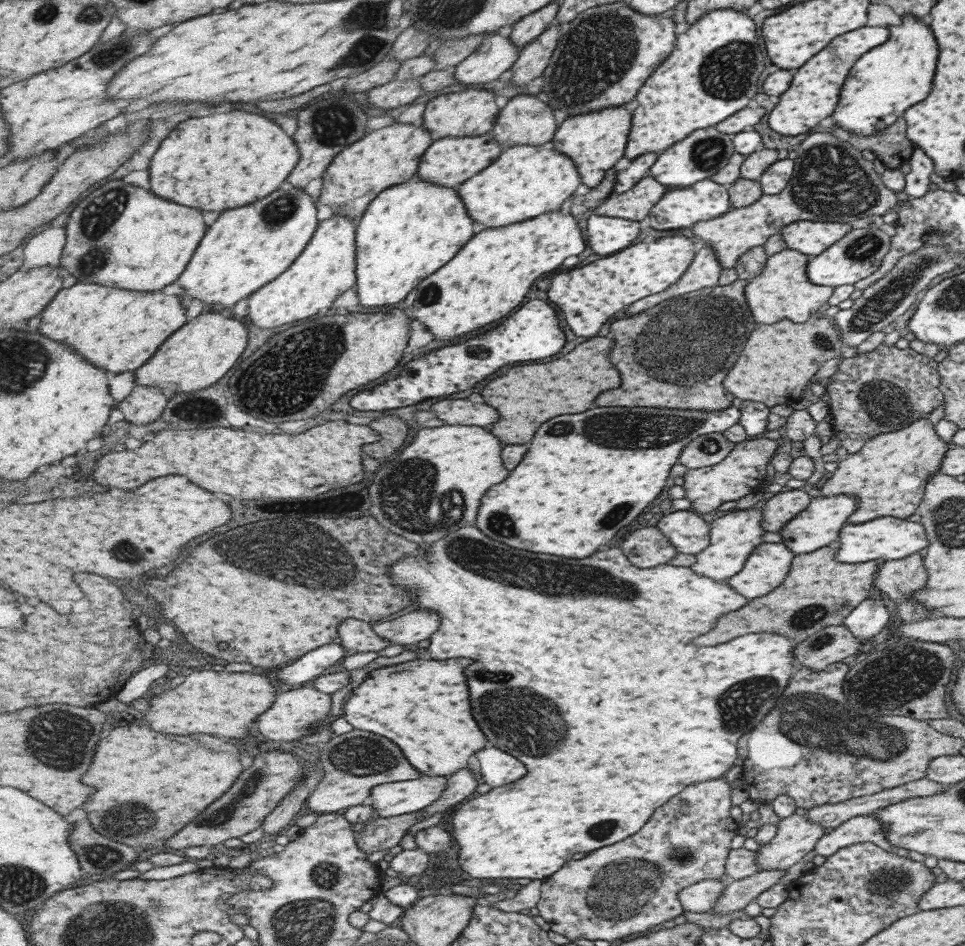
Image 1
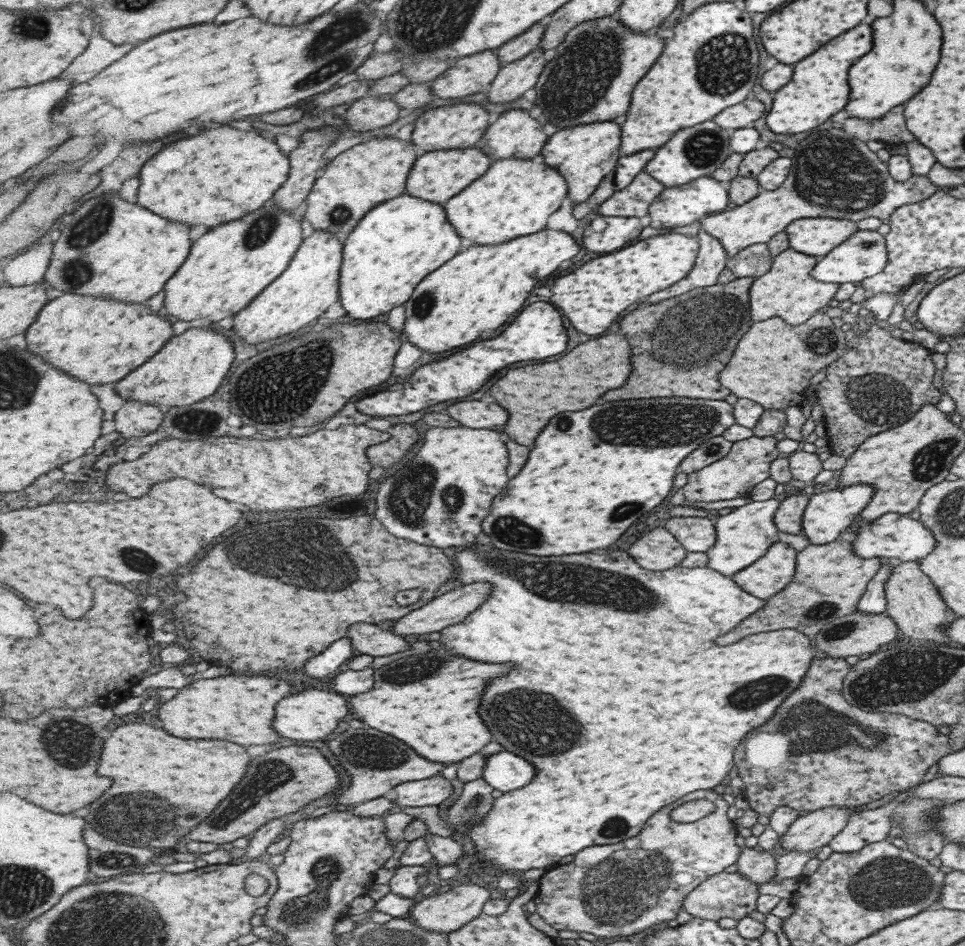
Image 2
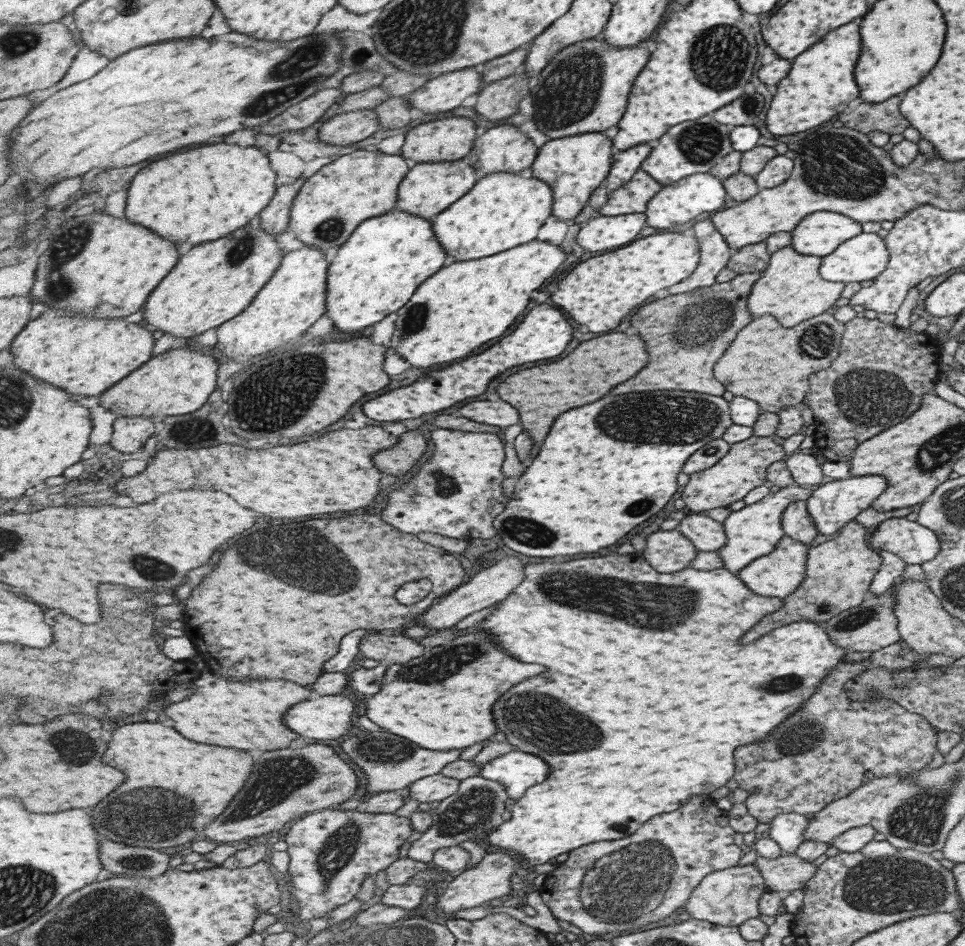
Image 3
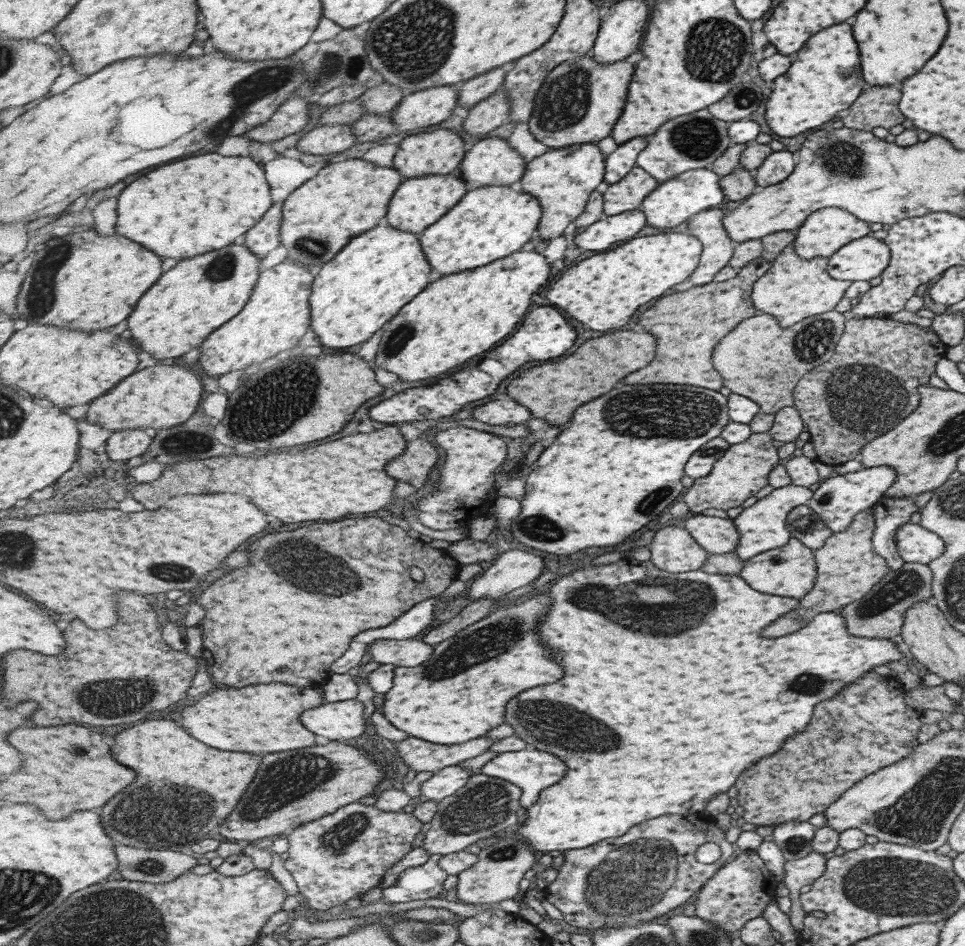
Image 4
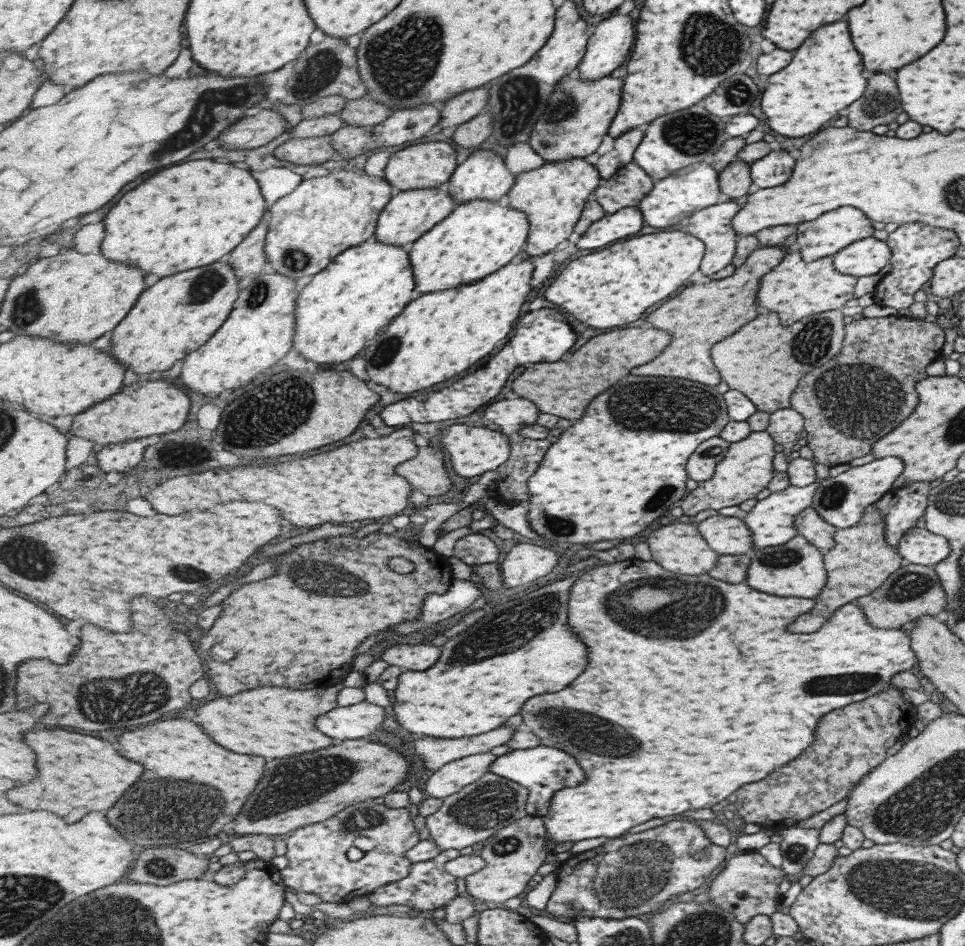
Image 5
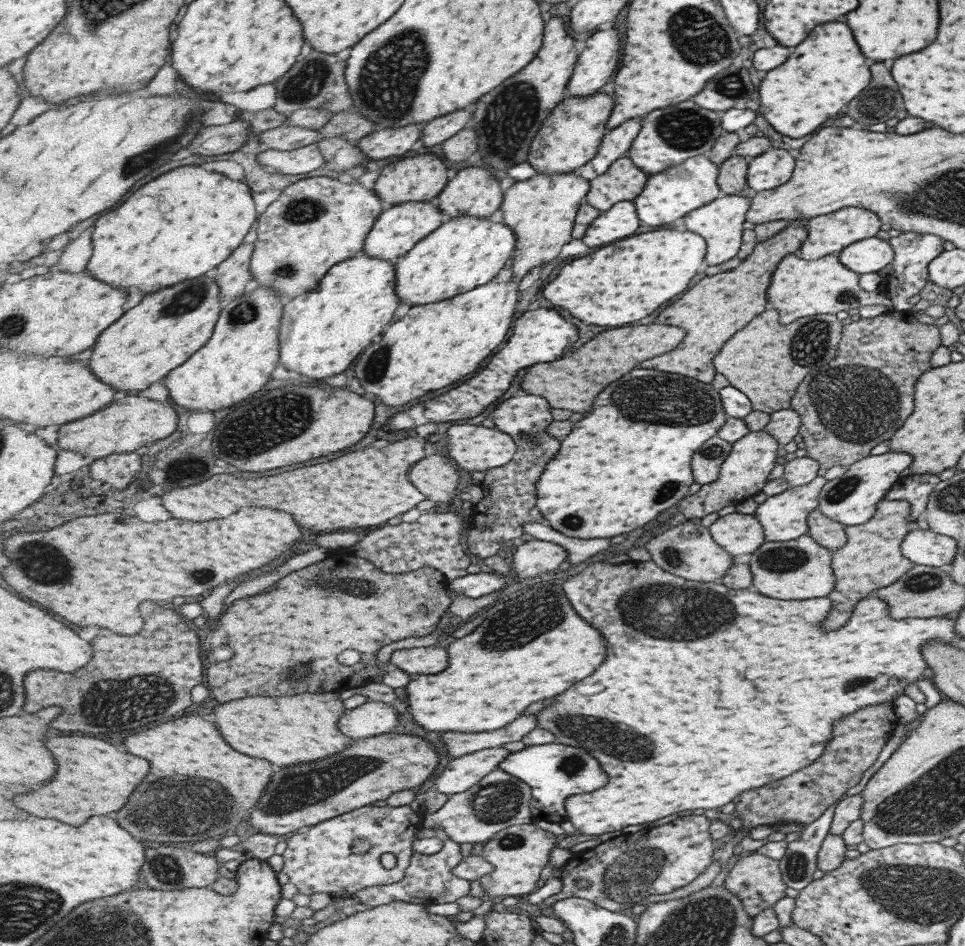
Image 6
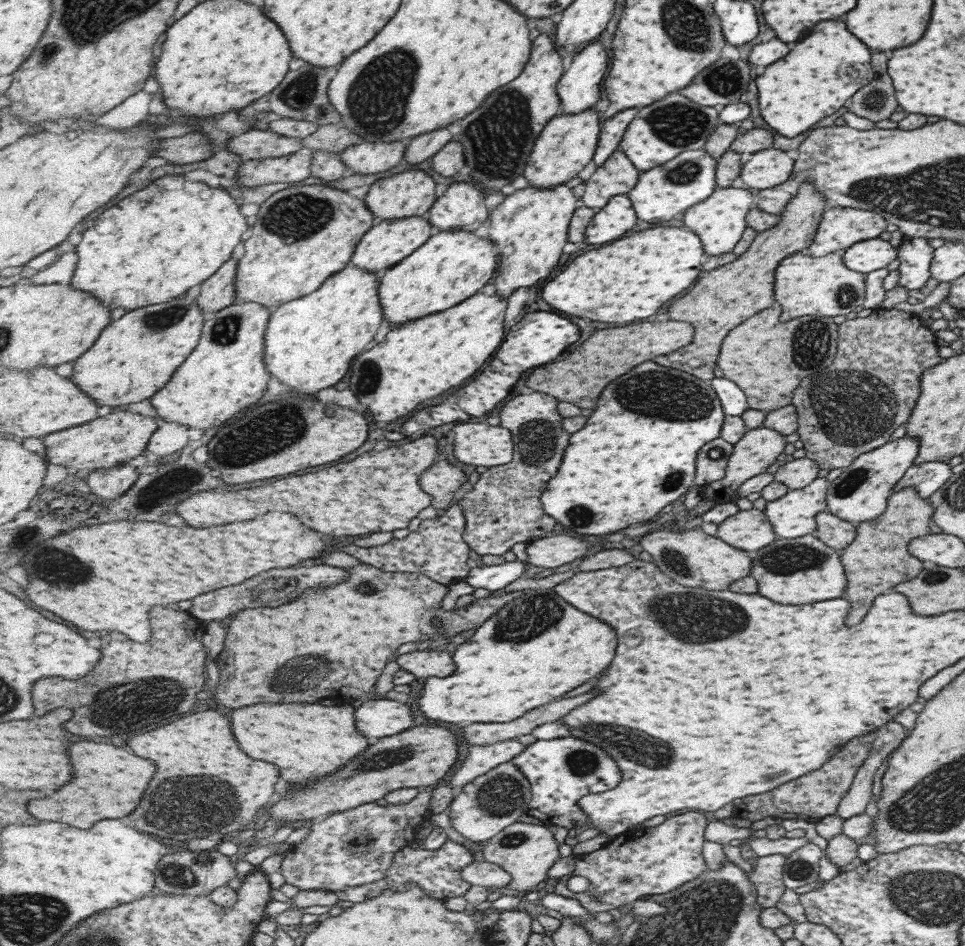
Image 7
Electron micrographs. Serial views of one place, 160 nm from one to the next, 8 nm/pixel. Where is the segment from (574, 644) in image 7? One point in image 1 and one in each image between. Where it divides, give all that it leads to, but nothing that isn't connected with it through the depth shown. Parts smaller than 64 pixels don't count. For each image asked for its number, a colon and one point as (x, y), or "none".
1: (424, 706)
2: (443, 724)
3: (414, 702)
4: (461, 693)
5: (458, 697)
6: (510, 661)

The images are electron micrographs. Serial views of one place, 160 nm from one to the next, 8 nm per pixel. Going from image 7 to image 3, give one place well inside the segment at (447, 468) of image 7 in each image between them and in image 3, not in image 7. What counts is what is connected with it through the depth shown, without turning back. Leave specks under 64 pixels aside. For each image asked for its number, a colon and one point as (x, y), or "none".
3: (398, 461)
4: (414, 467)
5: (427, 473)
6: (436, 476)

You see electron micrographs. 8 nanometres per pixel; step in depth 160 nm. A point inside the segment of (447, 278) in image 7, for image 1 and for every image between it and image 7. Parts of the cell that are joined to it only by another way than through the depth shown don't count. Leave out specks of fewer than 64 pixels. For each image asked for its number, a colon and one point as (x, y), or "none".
1: (526, 181)
2: (515, 197)
3: (504, 210)
4: (490, 223)
5: (480, 237)
6: (466, 252)

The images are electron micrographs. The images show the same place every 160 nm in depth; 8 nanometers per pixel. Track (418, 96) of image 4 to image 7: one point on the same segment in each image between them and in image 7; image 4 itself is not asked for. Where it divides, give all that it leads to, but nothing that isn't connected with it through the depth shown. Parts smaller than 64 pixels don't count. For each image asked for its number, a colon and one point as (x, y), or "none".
5: (406, 125)
6: (382, 144)
7: (370, 158)

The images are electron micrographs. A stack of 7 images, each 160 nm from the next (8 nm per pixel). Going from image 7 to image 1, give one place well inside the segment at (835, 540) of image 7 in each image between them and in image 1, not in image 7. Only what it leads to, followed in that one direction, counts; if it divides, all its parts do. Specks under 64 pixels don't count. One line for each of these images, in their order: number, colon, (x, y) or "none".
1: (778, 509)
2: (788, 517)
3: (797, 524)
4: (802, 523)
5: (807, 523)
6: (826, 532)

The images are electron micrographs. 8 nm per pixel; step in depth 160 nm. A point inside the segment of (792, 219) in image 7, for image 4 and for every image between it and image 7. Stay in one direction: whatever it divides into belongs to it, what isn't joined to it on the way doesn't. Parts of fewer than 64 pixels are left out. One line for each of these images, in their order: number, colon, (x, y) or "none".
4: (689, 324)
5: (698, 319)
6: (712, 310)

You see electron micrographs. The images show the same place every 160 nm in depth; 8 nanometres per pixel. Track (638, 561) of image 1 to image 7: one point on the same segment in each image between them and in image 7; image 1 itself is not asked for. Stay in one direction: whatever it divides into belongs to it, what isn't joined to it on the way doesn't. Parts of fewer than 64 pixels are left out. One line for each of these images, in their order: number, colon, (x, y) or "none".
2: (660, 550)
3: (669, 551)
4: (675, 550)
5: (679, 548)
6: (688, 550)
7: (695, 559)

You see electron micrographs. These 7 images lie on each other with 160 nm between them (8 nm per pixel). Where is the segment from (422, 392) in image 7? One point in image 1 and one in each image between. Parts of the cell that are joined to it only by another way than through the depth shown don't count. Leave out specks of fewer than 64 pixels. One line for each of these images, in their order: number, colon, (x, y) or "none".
1: (498, 264)
2: (481, 288)
3: (468, 303)
4: (457, 317)
5: (439, 335)
6: (435, 345)

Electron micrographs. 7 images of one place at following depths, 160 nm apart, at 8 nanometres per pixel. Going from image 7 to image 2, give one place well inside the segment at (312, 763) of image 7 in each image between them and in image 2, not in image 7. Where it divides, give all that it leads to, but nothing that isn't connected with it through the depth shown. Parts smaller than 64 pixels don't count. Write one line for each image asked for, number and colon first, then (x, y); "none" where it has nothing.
2: (240, 709)
3: (249, 715)
4: (262, 719)
5: (277, 722)
6: (293, 729)

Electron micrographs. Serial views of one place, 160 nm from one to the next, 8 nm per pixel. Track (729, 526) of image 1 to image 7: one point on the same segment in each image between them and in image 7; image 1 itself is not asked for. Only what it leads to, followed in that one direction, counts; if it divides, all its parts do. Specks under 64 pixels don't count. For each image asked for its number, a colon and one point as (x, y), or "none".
2: (743, 535)
3: (752, 531)
4: (761, 527)
5: (770, 521)
6: (783, 517)
7: (792, 516)

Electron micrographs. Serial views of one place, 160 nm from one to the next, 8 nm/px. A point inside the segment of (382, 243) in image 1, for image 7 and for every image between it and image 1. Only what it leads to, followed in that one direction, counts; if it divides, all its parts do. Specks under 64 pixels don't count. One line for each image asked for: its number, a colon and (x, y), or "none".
2: (400, 242)
3: (375, 274)
4: (359, 291)
5: (344, 307)
6: (323, 331)
7: (312, 342)

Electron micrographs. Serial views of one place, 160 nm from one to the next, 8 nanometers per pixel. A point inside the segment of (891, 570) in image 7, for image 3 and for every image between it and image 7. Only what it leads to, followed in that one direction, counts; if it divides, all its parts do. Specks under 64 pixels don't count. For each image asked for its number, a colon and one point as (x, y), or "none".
3: (838, 573)
4: (847, 566)
5: (860, 560)
6: (870, 559)

